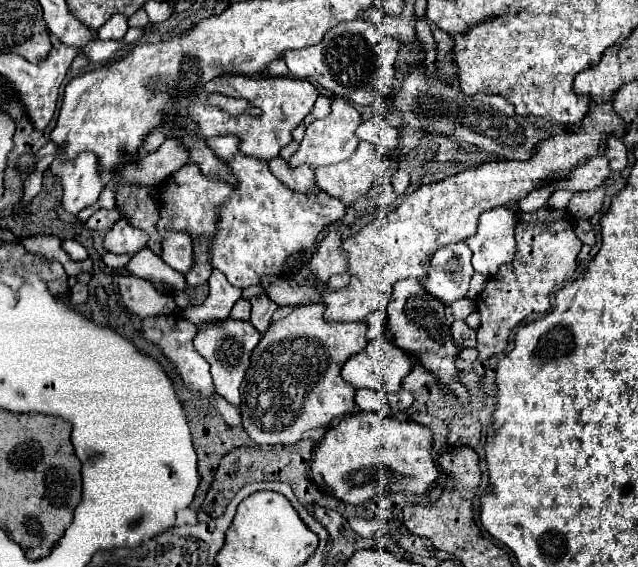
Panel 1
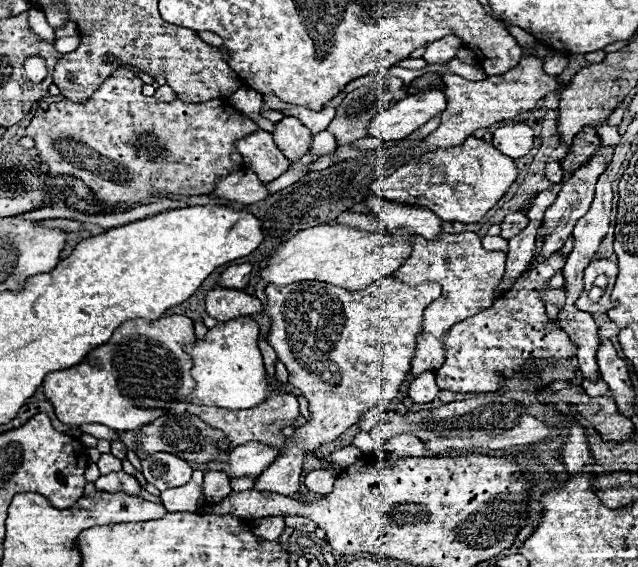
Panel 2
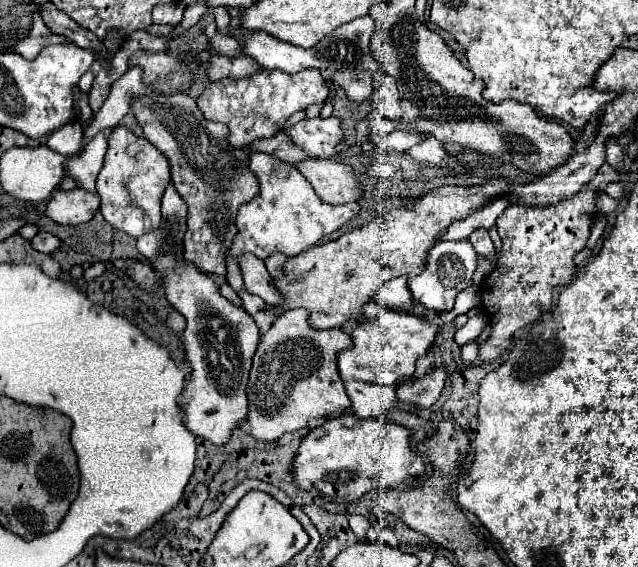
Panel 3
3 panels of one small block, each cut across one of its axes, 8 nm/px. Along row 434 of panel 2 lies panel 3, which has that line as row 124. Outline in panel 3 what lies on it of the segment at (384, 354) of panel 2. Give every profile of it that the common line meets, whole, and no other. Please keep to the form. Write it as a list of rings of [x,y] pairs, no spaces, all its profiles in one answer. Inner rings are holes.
[[[306,118],[286,130],[294,144],[302,146],[308,156],[314,158],[330,158],[336,156],[336,144],[342,142],[344,132],[340,128],[340,120],[330,118]]]

